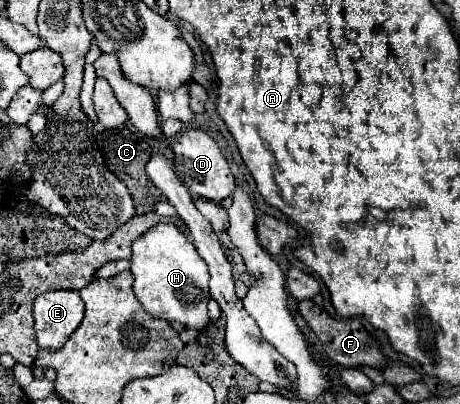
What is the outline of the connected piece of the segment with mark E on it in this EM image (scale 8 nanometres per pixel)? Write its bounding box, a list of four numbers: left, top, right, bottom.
[33,291,85,349]

